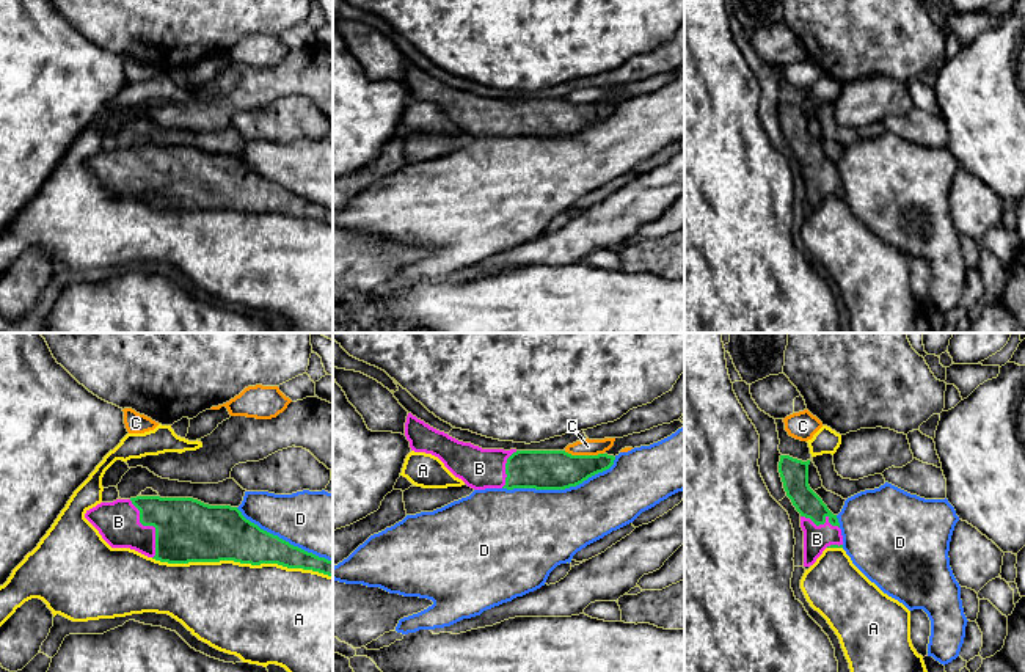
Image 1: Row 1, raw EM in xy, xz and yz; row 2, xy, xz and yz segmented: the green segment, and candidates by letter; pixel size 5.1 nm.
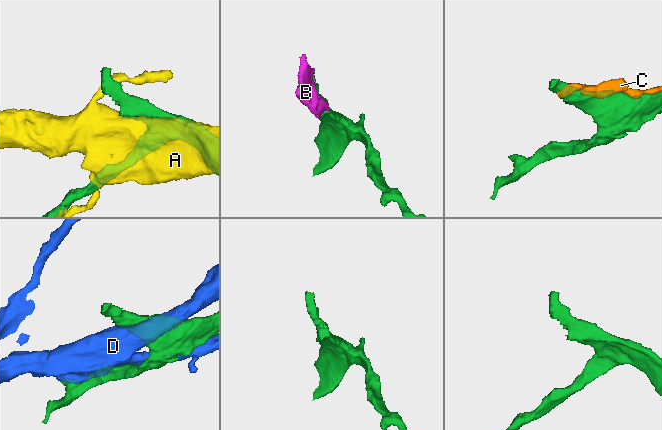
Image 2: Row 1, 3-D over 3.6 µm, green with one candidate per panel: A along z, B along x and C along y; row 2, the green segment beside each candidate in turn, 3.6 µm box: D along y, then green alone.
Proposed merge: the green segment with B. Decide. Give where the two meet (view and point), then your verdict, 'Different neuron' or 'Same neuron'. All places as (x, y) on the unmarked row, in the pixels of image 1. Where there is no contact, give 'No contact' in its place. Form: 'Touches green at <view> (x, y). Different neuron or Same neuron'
Touches green at xy (151, 173). Same neuron

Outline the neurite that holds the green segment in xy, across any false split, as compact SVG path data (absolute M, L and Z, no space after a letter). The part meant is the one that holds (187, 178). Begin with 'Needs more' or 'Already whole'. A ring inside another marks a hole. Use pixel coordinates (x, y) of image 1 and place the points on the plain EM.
Needs more. M137 144L100 151L85 166L111 196L130 196L160 210L278 212L333 225L333 209L261 177L231 154Z

